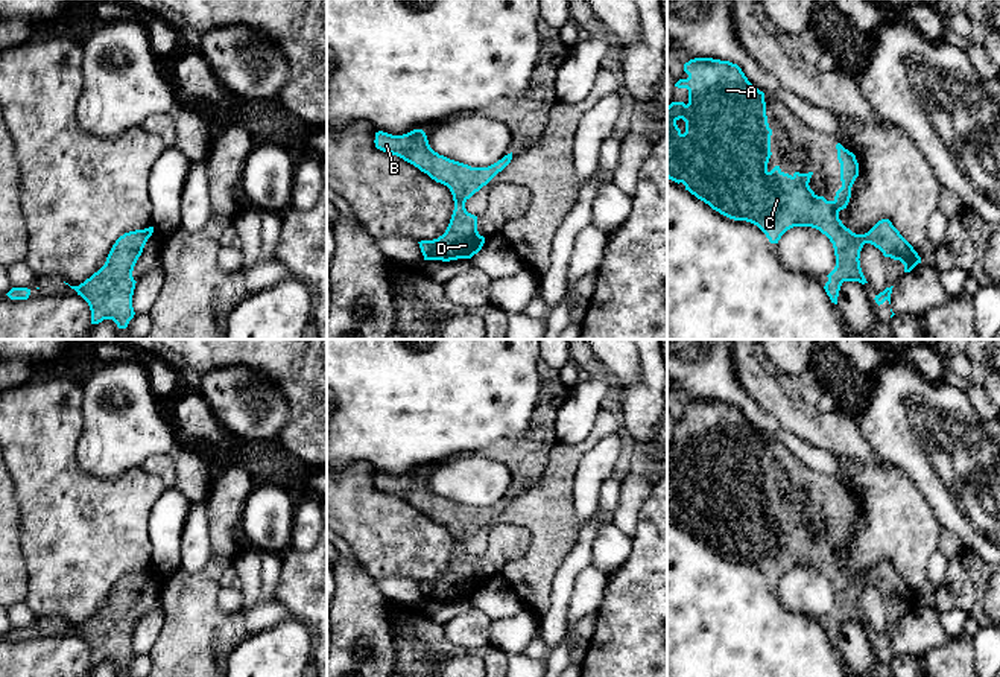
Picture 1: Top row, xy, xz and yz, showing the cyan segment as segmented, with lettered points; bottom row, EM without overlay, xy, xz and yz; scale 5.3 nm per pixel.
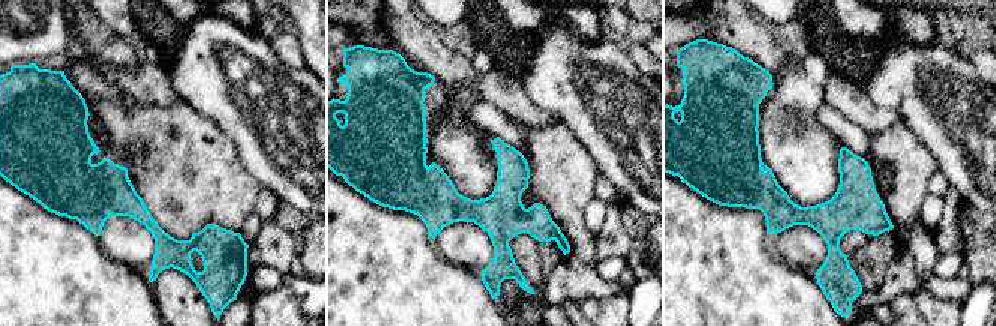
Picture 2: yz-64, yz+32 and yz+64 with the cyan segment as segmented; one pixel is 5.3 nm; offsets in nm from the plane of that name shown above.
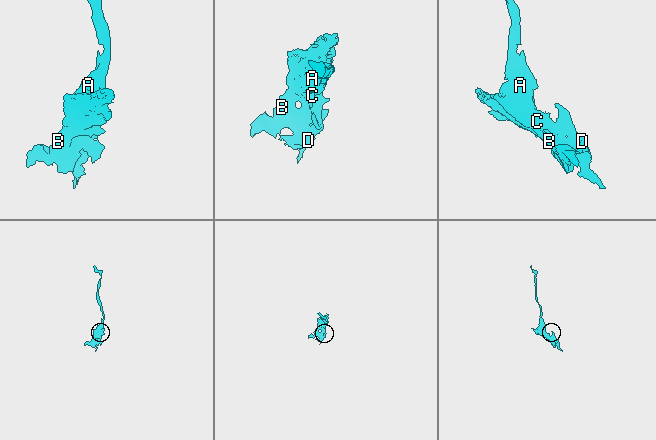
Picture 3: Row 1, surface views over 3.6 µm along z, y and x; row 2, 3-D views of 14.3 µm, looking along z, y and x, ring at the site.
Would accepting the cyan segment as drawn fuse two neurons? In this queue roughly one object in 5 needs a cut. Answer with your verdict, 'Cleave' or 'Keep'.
Keep

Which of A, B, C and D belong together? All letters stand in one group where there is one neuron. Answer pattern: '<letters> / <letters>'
A B C D

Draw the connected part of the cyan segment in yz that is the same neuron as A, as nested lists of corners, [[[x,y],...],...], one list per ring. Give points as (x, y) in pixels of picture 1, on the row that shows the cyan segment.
[[[695,58],[684,64],[684,72],[688,78],[679,79],[675,87],[688,90],[688,103],[672,102],[667,106],[669,180],[682,183],[685,190],[720,215],[757,225],[771,243],[778,243],[781,236],[793,227],[812,227],[825,234],[833,243],[836,266],[827,275],[828,281],[824,289],[834,304],[837,304],[843,281],[868,283],[859,260],[865,243],[878,248],[884,257],[900,260],[904,265],[904,272],[910,272],[921,263],[918,253],[889,219],[878,221],[865,234],[853,233],[839,219],[839,211],[847,208],[851,187],[859,176],[859,163],[853,152],[840,143],[836,145],[842,187],[833,201],[827,201],[809,186],[813,172],[789,175],[780,166],[767,170],[772,155],[772,129],[767,123],[764,93],[748,81],[737,64],[713,58]]]

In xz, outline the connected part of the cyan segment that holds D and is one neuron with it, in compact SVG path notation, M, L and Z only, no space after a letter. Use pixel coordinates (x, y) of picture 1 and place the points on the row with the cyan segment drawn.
M422 129L403 135L378 131L374 143L377 149L403 158L447 186L453 195L454 210L445 233L438 239L418 242L424 260L450 262L477 254L485 237L477 231L477 216L467 211L465 202L511 163L512 152L488 167L471 167L435 152Z

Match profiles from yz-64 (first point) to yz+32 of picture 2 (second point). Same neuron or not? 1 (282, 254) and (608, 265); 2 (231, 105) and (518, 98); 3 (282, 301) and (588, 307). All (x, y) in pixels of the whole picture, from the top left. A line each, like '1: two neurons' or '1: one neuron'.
1: two neurons
2: two neurons
3: one neuron

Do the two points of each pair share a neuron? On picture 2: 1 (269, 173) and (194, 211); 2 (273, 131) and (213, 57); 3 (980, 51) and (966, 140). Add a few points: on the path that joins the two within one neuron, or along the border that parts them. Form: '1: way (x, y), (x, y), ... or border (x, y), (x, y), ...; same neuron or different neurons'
1: border (237, 149), (240, 164), (263, 185); different neurons
2: way (254, 114), (215, 77); same neuron
3: border (965, 53), (980, 78); different neurons

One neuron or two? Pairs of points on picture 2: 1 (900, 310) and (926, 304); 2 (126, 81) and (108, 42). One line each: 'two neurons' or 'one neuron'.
1: two neurons
2: two neurons

